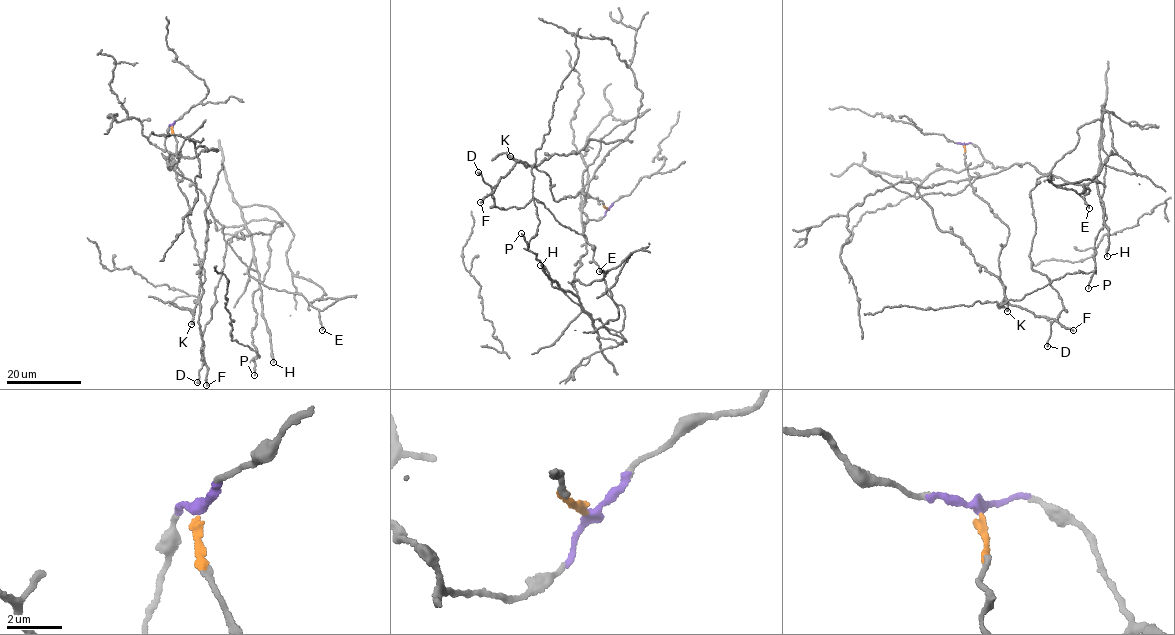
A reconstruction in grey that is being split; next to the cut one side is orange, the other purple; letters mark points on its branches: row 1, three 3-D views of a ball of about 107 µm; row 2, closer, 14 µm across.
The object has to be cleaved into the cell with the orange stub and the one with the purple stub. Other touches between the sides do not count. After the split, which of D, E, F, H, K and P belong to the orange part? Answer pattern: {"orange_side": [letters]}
{"orange_side": ["F", "K"]}

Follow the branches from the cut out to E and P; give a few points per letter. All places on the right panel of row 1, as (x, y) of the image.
E: (964, 145), (995, 168), (1028, 162), (1084, 183), (1088, 208)
P: (964, 145), (995, 168), (1028, 162), (1087, 183), (1098, 176), (1104, 104), (1106, 218), (1088, 289)

